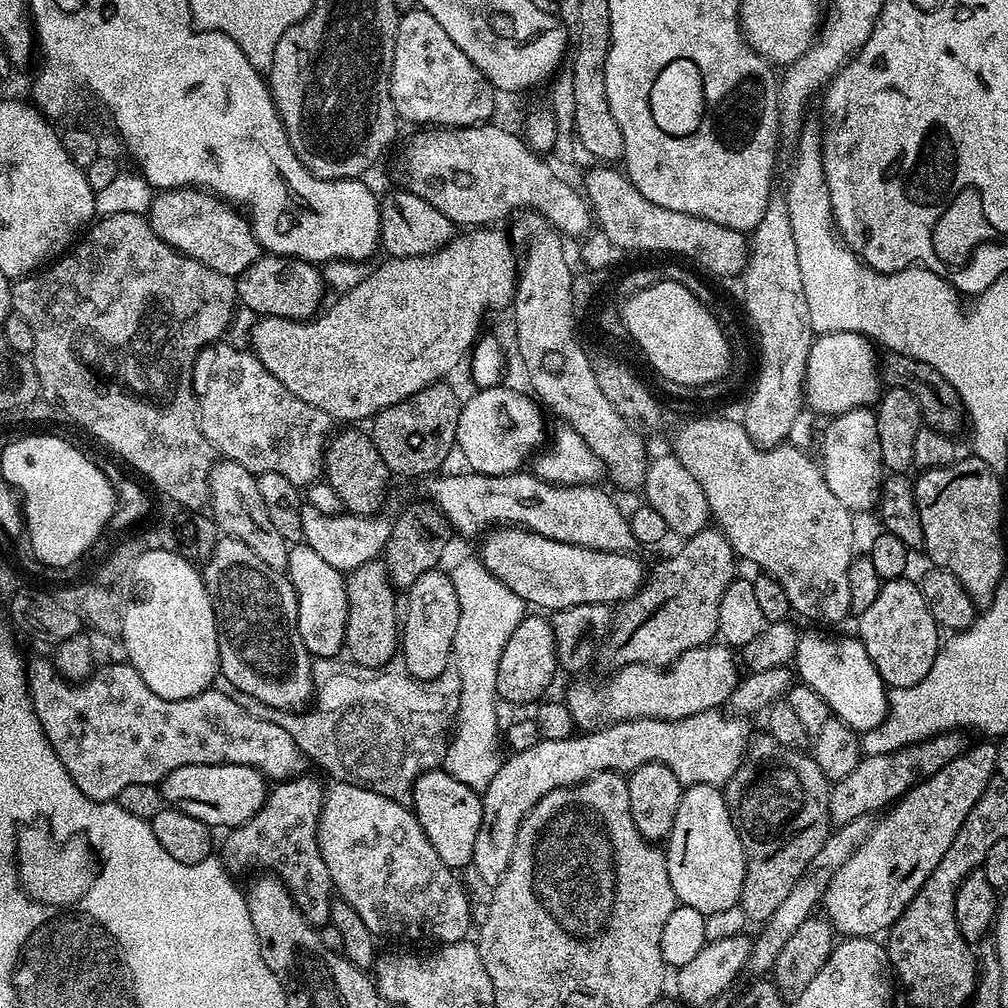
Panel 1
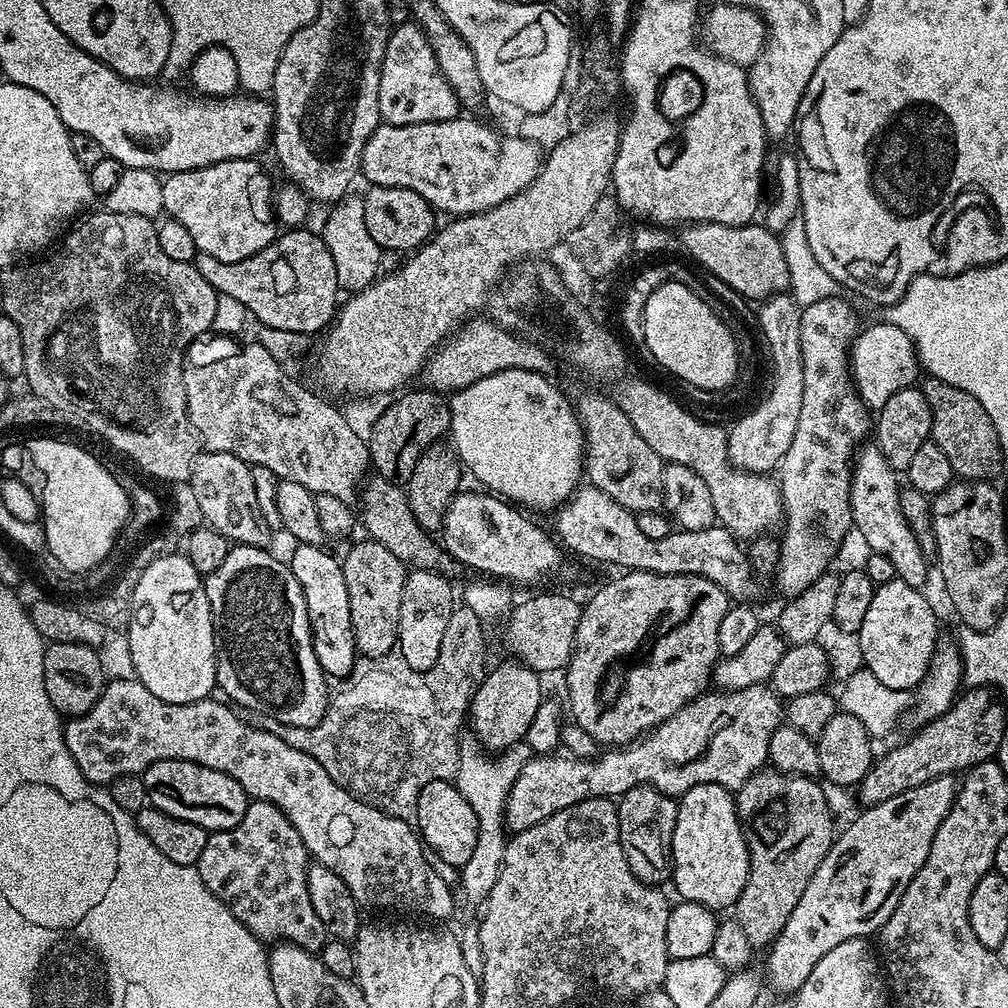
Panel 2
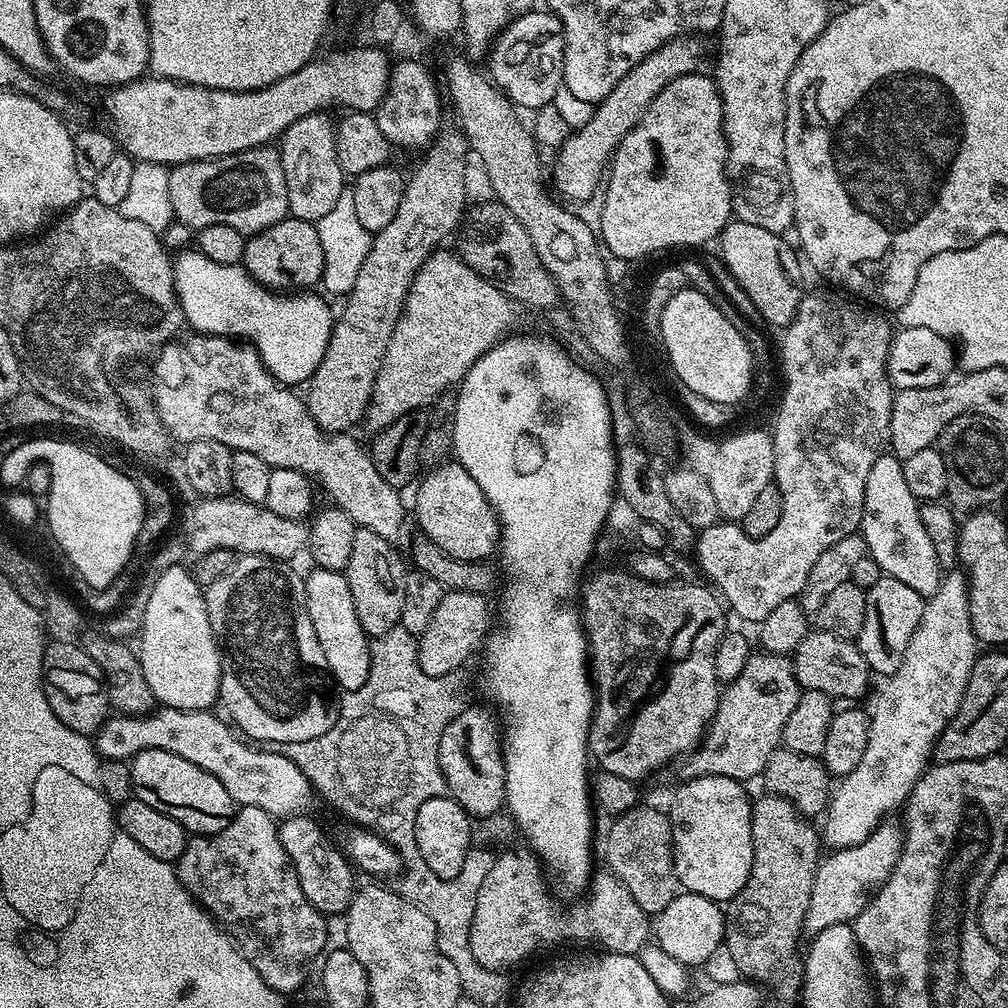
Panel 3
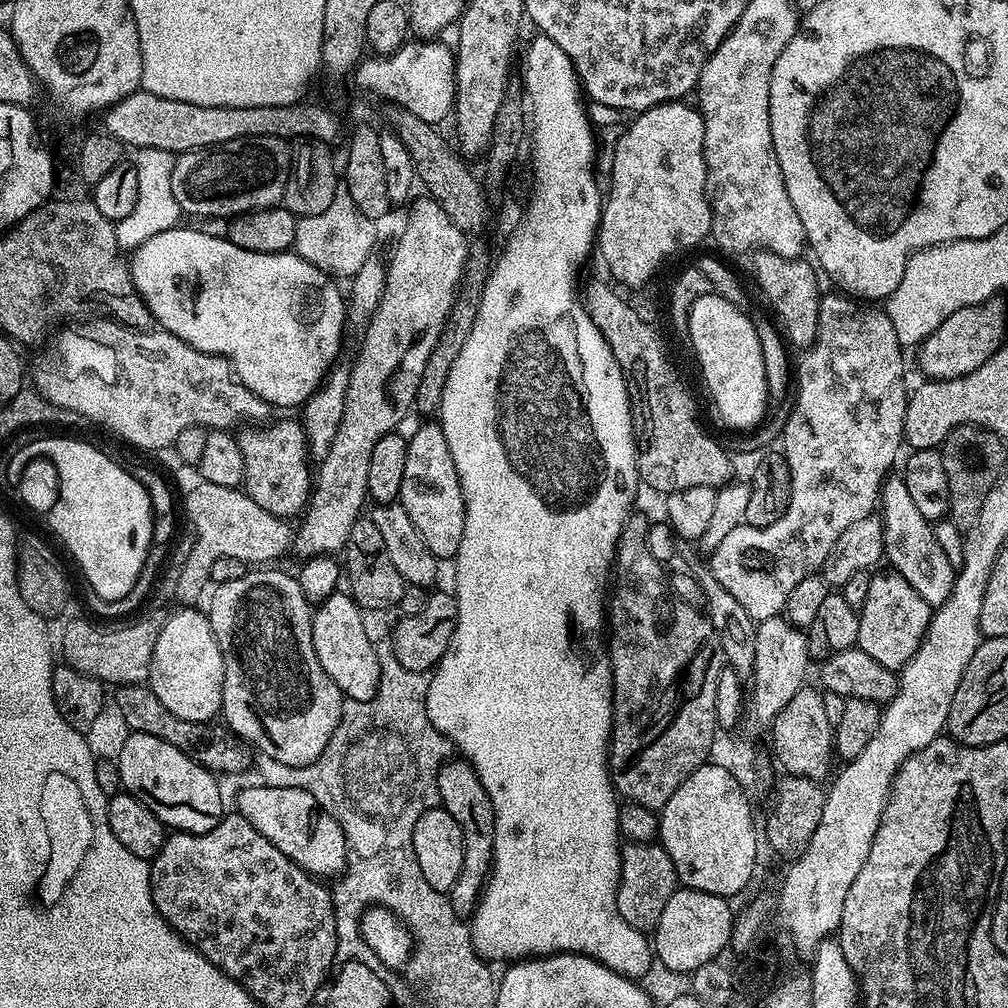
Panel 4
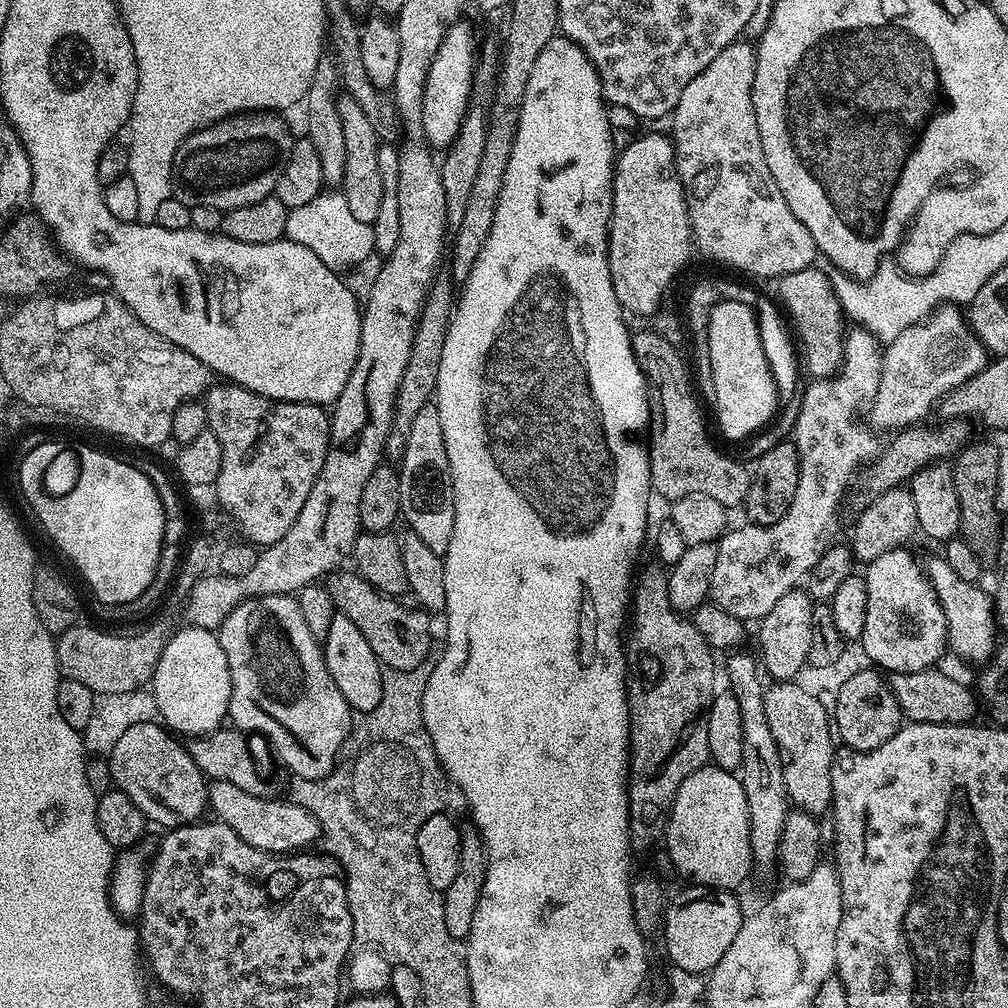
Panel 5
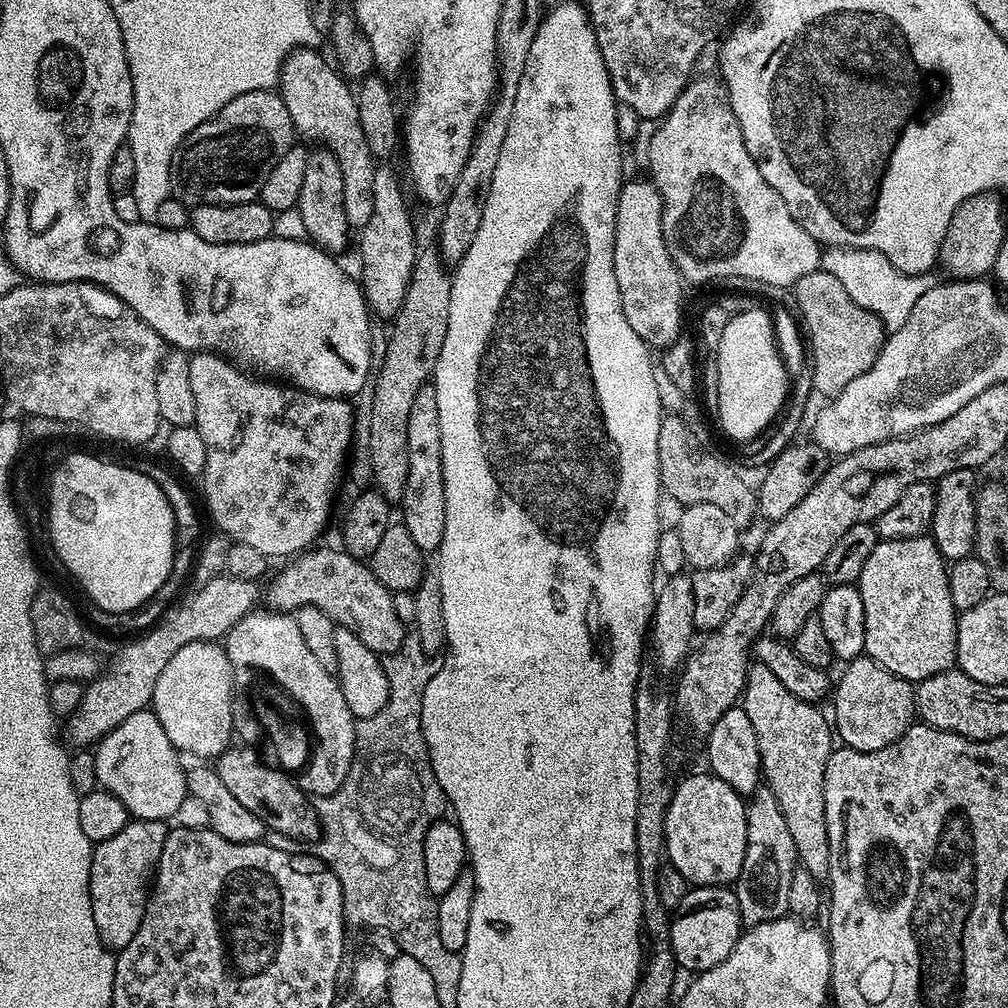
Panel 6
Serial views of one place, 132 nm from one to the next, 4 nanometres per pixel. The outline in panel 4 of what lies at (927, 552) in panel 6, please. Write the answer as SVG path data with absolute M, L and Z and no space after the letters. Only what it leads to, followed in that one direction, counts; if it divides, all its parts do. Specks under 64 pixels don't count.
M891 570L877 571L870 582L870 594L866 594L866 602L859 609L860 614L860 638L858 647L874 662L882 662L882 666L893 670L899 670L908 663L908 659L918 650L918 646L924 640L928 624L932 621L933 609L902 578Z

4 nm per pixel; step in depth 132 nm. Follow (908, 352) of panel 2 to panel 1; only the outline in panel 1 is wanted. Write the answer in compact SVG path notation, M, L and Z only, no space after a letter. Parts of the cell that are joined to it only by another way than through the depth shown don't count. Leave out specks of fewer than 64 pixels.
M825 332L810 346L804 375L804 404L823 418L840 416L855 408L875 405L882 395L877 349L867 336L853 332Z

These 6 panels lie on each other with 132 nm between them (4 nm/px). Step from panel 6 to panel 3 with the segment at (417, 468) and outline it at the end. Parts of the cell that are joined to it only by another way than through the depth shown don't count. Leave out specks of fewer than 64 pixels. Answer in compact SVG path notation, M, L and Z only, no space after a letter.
M458 462L437 464L425 471L423 476L415 485L419 531L454 559L487 561L488 555L497 551L501 526L496 511L490 506L486 494L482 494L478 482L474 482L474 478L470 478L470 474Z

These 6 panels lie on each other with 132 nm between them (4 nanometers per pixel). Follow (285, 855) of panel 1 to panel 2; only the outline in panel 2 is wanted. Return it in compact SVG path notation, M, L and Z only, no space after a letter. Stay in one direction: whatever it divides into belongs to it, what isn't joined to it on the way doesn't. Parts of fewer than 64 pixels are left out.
M252 800L238 826L230 830L211 833L202 850L202 858L194 867L202 882L232 911L234 918L242 922L261 942L287 942L305 948L307 952L319 953L330 937L322 926L322 918L314 914L310 906L310 890L306 886L310 857L298 830L278 807L265 800Z

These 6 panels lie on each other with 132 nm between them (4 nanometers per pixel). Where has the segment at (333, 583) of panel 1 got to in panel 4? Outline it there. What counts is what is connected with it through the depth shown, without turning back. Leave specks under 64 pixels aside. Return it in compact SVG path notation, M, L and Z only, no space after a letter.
M337 590L321 604L315 605L312 614L312 641L314 654L322 662L322 670L330 674L334 686L345 698L358 702L370 702L378 694L380 681L380 653L372 645L368 628L364 625L365 613L347 591Z

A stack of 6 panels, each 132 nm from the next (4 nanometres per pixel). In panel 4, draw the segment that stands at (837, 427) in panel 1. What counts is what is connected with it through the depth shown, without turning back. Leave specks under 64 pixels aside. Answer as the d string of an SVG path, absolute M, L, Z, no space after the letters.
M892 474L885 479L880 490L878 508L878 515L884 522L883 559L889 560L892 563L889 564L891 571L906 578L906 582L910 582L910 586L914 586L914 590L918 590L918 594L933 609L941 608L952 593L957 569L952 568L946 554L942 554L942 546L938 546L932 533L932 524L922 518L921 512L914 506L903 475Z

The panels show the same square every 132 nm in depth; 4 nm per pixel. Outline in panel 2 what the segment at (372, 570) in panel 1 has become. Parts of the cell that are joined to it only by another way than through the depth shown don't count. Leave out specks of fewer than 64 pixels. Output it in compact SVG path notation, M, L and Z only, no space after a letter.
M364 538L361 544L354 545L342 556L342 563L357 653L361 657L369 656L372 662L393 655L397 647L398 617L402 614L405 564L371 538Z

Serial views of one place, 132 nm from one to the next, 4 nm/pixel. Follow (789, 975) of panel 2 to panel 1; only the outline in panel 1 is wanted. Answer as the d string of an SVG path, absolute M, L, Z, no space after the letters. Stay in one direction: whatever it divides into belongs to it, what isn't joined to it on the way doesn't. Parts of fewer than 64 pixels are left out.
M973 743L961 756L954 758L954 762L942 766L938 774L908 789L879 817L881 820L877 819L873 823L869 836L832 875L828 888L824 891L822 912L824 908L823 915L841 937L875 937L880 934L876 932L882 931L883 928L884 931L891 929L897 918L904 913L908 903L916 897L918 890L926 882L926 878L930 878L934 866L942 862L942 854L950 850L962 822L966 822L970 810L978 802L978 798L982 798L986 786L994 779L996 746L995 743L988 743Z

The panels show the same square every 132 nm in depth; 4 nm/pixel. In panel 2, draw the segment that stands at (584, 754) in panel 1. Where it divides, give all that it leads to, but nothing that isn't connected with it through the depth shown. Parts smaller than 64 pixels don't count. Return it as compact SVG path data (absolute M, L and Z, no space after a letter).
M768 684L746 686L746 690L733 692L712 690L697 696L682 710L678 710L678 714L644 733L639 740L623 746L609 747L590 760L580 760L571 754L533 755L526 766L522 766L514 786L510 786L510 794L504 807L507 831L512 834L521 832L550 818L550 814L558 814L558 810L566 810L566 806L574 806L595 796L619 798L639 784L654 787L673 798L679 798L694 786L703 784L721 784L723 788L738 790L753 774L769 763L770 738L774 738L774 730L780 728L785 712L781 697Z

